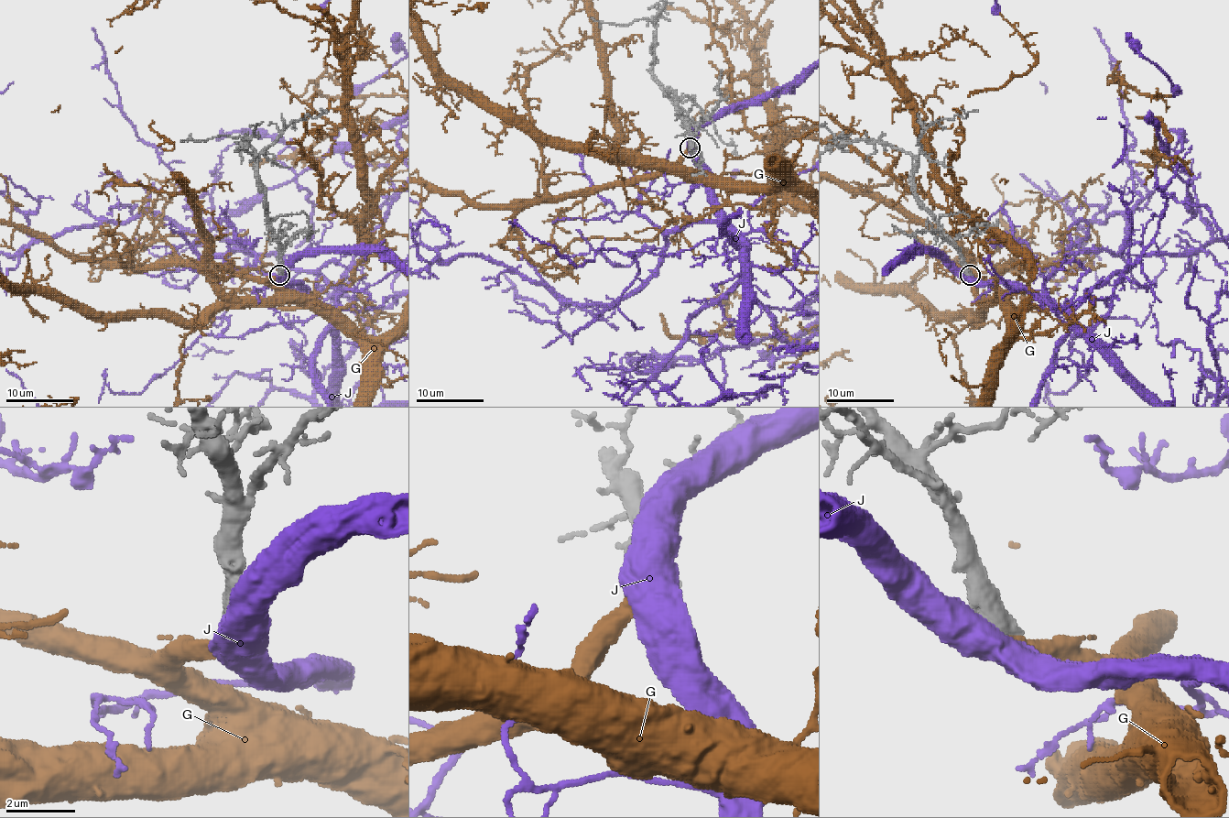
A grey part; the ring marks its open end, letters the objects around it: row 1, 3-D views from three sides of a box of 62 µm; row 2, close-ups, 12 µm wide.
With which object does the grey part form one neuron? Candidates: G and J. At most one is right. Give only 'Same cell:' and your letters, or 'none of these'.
Same cell: G

